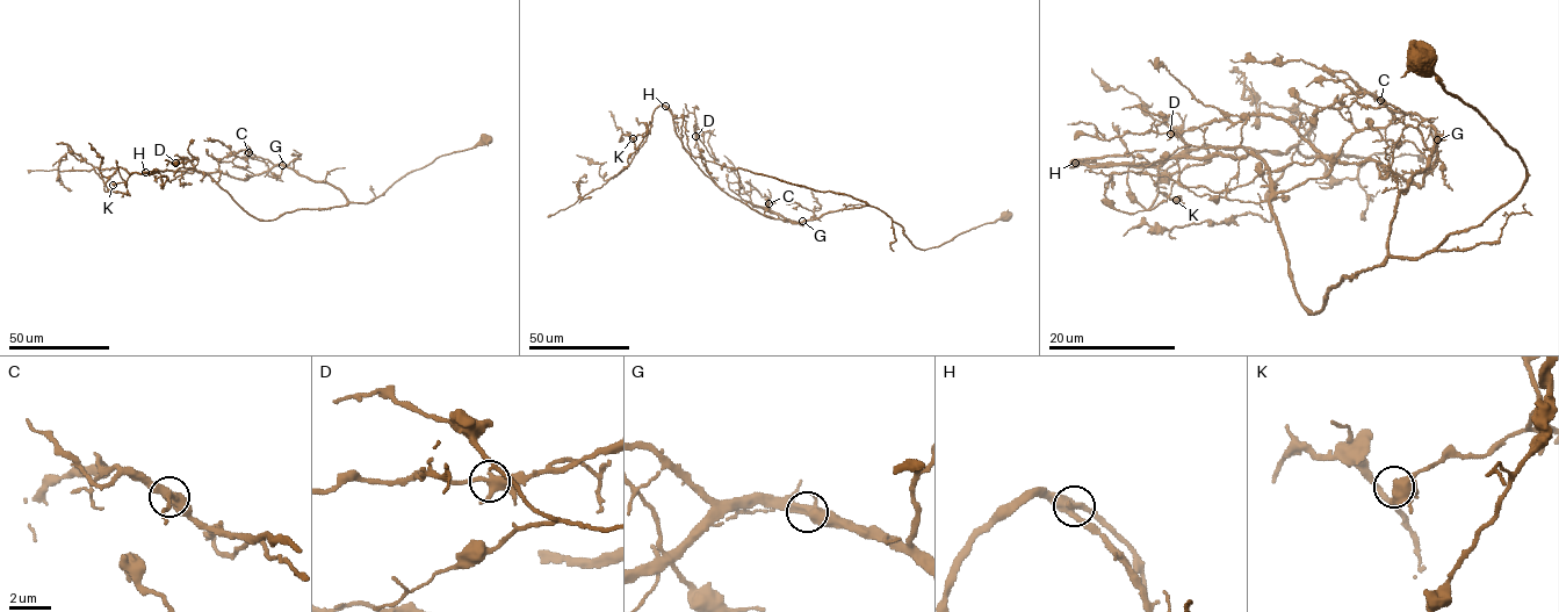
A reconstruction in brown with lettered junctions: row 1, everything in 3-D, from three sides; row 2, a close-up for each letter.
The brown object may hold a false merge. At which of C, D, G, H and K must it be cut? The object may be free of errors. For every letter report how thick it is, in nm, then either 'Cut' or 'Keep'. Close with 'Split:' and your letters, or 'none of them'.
C: Thickness 440 nm. Keep
D: Thickness 360 nm. Keep
G: Thickness 400 nm. Keep
H: Thickness 440 nm. Cut
K: Thickness 400 nm. Keep
Split: H

